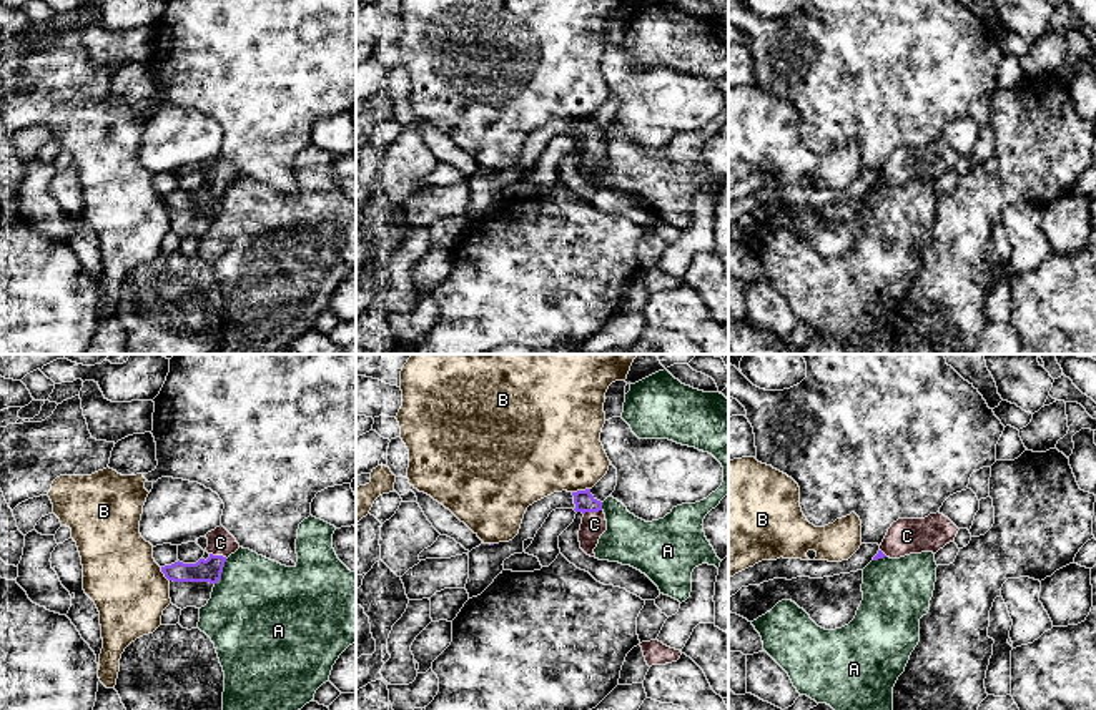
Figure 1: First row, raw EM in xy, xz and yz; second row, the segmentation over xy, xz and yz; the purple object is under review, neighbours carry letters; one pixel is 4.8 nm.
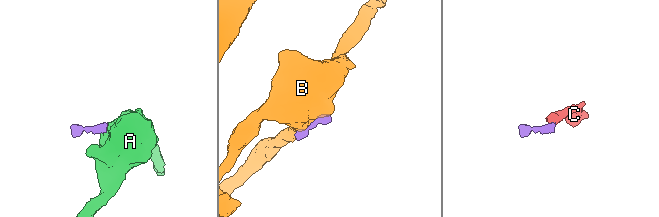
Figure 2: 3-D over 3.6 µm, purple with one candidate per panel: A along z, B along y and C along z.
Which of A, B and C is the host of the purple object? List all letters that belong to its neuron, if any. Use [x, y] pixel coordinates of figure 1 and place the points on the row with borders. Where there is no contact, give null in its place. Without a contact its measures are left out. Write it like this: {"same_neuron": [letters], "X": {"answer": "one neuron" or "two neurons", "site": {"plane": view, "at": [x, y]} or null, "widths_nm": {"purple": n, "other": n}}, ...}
{"same_neuron": ["C"], "A": {"answer": "two neurons", "site": {"plane": "xy", "at": [222, 571]}, "widths_nm": {"purple": 110, "other": 460}}, "B": {"answer": "two neurons", "site": {"plane": "xz", "at": [581, 491]}, "widths_nm": {"purple": 100, "other": 440}}, "C": {"answer": "one neuron", "site": {"plane": "xz", "at": [592, 511]}, "widths_nm": {"purple": 100, "other": 120}}}

